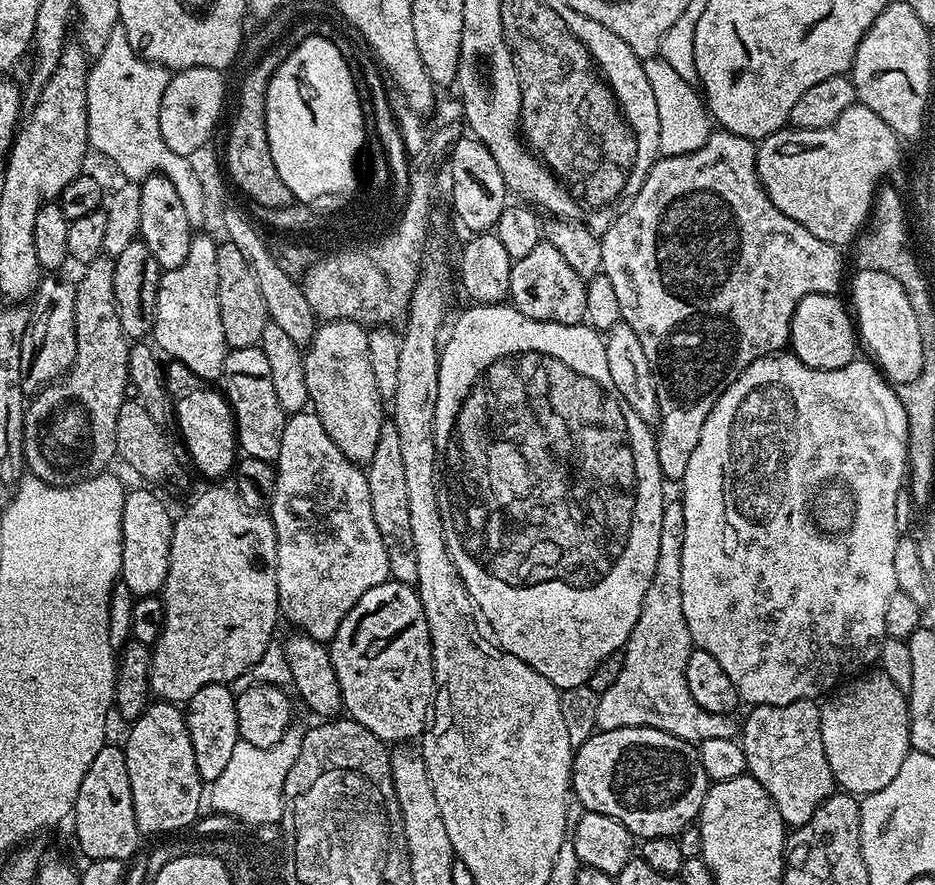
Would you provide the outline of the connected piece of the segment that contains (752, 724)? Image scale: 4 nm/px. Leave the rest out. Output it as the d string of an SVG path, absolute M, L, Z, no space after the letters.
M799 700L786 706L770 706L758 704L752 712L742 720L742 743L746 754L747 775L760 783L762 790L770 794L774 806L778 806L778 814L782 814L785 825L799 826L812 817L814 810L826 798L837 791L838 785L830 770L830 762L826 762L826 750L823 749L822 730L820 729L821 705L816 700Z

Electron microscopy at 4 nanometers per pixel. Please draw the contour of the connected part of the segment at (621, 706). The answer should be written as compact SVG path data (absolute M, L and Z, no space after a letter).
M669 499L662 510L662 538L658 545L658 566L650 578L650 590L642 598L638 622L623 649L624 665L614 686L600 694L597 729L653 728L674 734L689 742L704 739L730 739L737 735L738 724L731 715L710 714L702 710L686 686L686 662L693 650L692 635L682 614L682 538L684 505Z

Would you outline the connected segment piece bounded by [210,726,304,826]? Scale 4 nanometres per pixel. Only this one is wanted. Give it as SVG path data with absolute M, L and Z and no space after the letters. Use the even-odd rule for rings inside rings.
M296 726L289 728L286 735L269 748L236 747L234 754L230 754L226 770L222 770L222 774L218 774L218 778L211 781L211 811L236 817L245 825L248 818L248 825L261 826L274 823L283 812L285 815L287 775L298 758L304 737L304 732L298 728ZM250 810L252 812L256 810L258 814L250 814Z

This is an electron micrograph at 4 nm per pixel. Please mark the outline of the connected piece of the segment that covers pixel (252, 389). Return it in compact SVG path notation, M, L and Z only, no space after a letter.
M234 348L224 360L222 377L223 395L232 406L232 415L236 422L238 448L244 456L275 461L282 446L282 430L286 413L278 406L278 397L274 395L274 382L270 382L270 366L266 354L255 348Z

